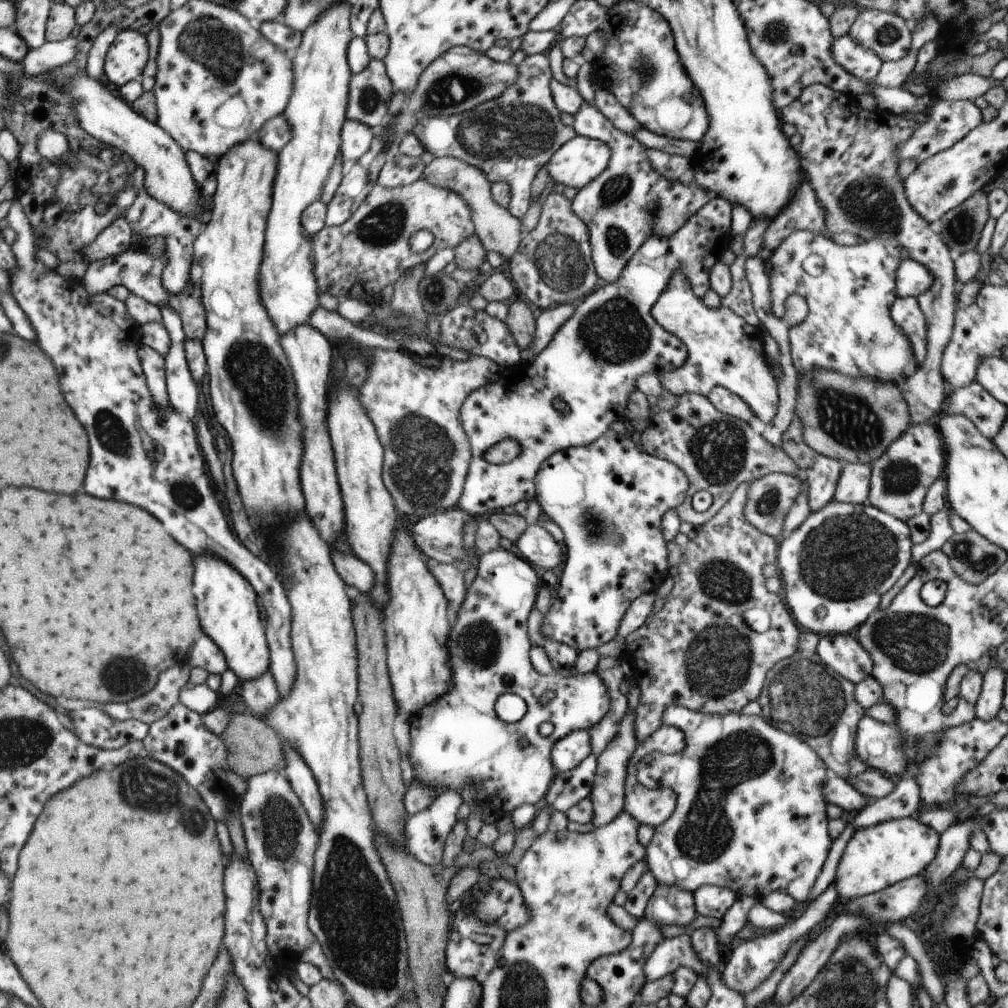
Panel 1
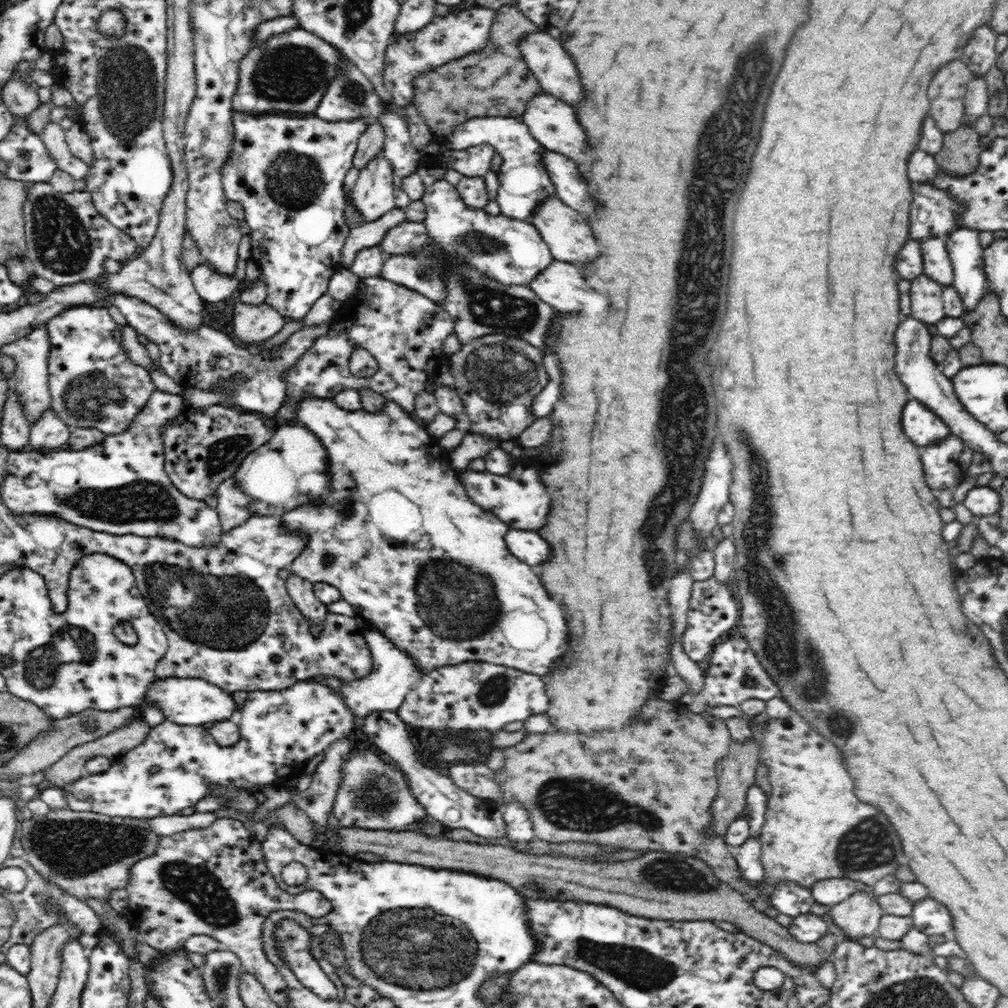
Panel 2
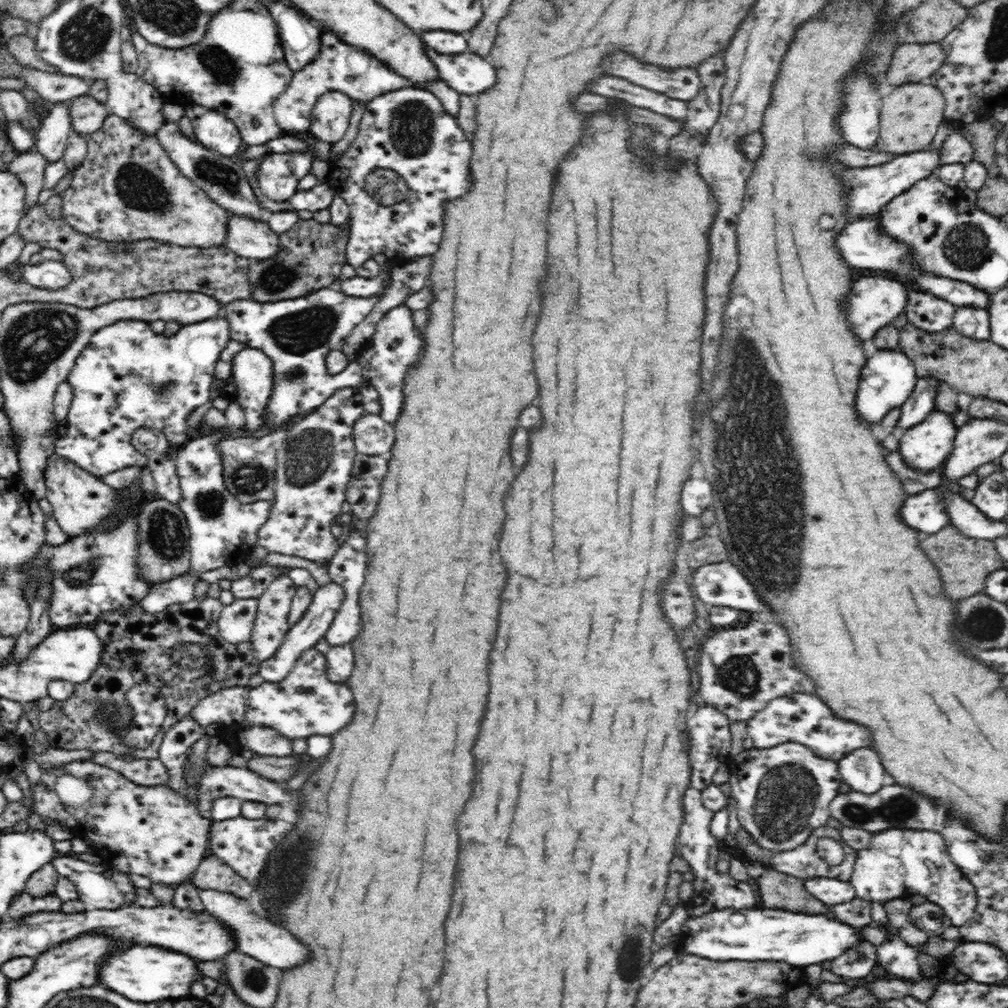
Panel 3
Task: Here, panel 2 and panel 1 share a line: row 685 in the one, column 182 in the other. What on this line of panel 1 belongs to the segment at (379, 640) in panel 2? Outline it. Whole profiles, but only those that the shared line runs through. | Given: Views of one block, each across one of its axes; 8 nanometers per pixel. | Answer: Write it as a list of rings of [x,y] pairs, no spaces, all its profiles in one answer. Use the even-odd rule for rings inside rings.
[[[158,306],[162,314],[161,324],[169,336],[169,348],[164,356],[164,377],[167,381],[168,404],[181,416],[193,419],[201,407],[199,386],[193,382],[183,350],[185,334],[181,328],[181,320],[175,310]]]

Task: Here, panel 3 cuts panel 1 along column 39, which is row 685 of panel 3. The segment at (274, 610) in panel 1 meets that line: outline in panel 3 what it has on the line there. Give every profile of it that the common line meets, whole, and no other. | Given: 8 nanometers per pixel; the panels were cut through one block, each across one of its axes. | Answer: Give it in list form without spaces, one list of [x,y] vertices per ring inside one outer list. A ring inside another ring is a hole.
[[[311,646],[310,648],[304,649],[299,656],[299,659],[294,662],[291,666],[290,672],[278,682],[263,682],[260,686],[253,688],[250,687],[250,692],[248,692],[247,697],[247,709],[245,710],[245,722],[252,725],[260,725],[264,727],[272,727],[273,730],[278,731],[280,734],[284,735],[285,738],[290,740],[305,738],[309,736],[314,736],[319,733],[320,736],[332,737],[333,733],[340,732],[340,728],[344,728],[344,724],[348,724],[348,720],[352,720],[352,692],[350,692],[347,681],[344,682],[332,682],[332,679],[328,679],[328,675],[325,674],[325,661],[326,655],[324,655],[316,647]]]

